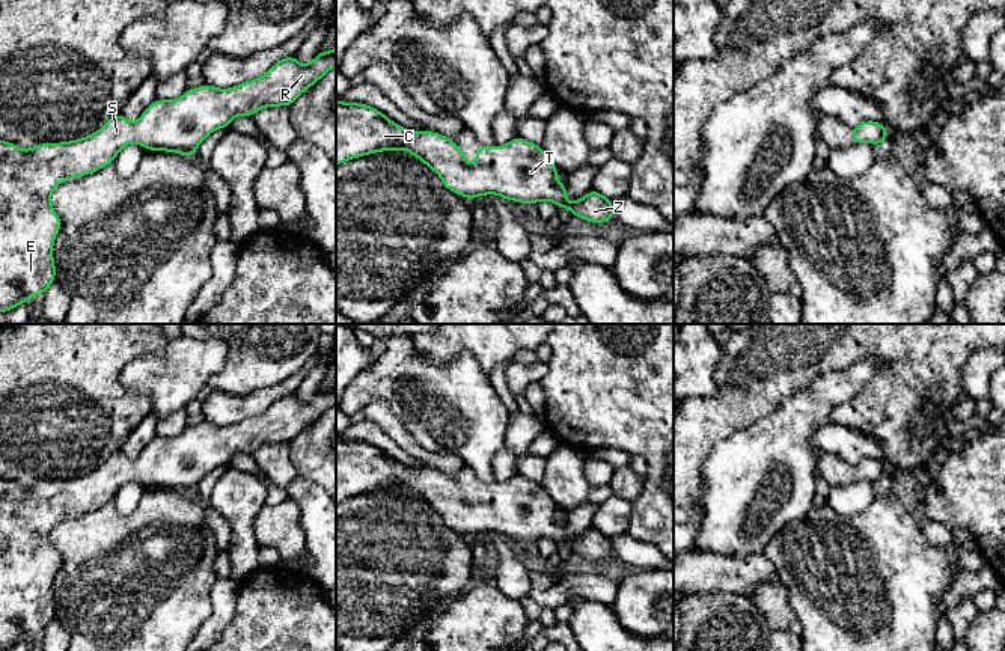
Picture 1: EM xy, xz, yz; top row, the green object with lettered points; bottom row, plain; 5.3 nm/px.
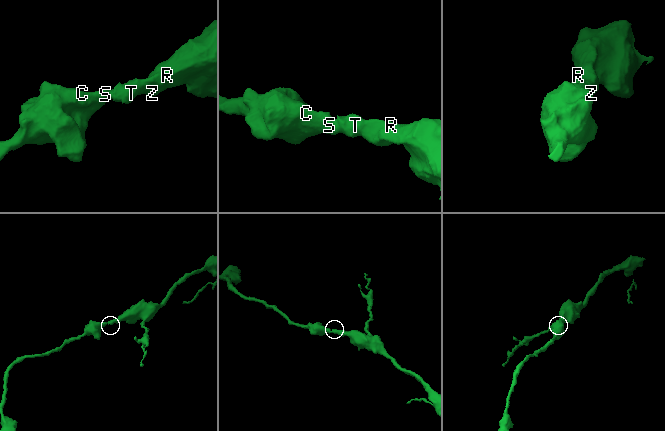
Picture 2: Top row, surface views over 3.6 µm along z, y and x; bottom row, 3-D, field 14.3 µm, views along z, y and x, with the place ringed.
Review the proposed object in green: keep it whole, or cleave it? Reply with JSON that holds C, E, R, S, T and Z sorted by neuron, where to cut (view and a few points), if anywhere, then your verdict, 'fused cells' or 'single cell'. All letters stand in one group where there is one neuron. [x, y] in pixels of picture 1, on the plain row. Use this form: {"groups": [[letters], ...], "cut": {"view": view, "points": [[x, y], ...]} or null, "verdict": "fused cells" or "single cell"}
{"groups": [["C", "E", "R", "S", "T", "Z"]], "cut": null, "verdict": "single cell"}

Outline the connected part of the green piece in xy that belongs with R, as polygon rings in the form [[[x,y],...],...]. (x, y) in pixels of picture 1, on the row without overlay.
[[[336,384],[327,390],[319,387],[309,402],[300,401],[294,393],[283,395],[262,414],[229,426],[217,426],[205,420],[196,426],[187,426],[178,437],[155,437],[136,461],[118,451],[96,470],[78,478],[38,481],[26,488],[0,476],[0,649],[11,649],[18,642],[26,642],[32,634],[44,633],[56,619],[53,580],[60,570],[62,558],[51,544],[51,530],[60,520],[86,514],[113,502],[116,493],[130,481],[139,481],[146,488],[166,488],[194,496],[197,484],[215,467],[229,466],[235,454],[253,455],[264,445],[289,445],[333,405],[336,405]]]

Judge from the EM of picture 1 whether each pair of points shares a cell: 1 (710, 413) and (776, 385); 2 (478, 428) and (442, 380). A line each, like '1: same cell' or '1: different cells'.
1: same cell
2: same cell

